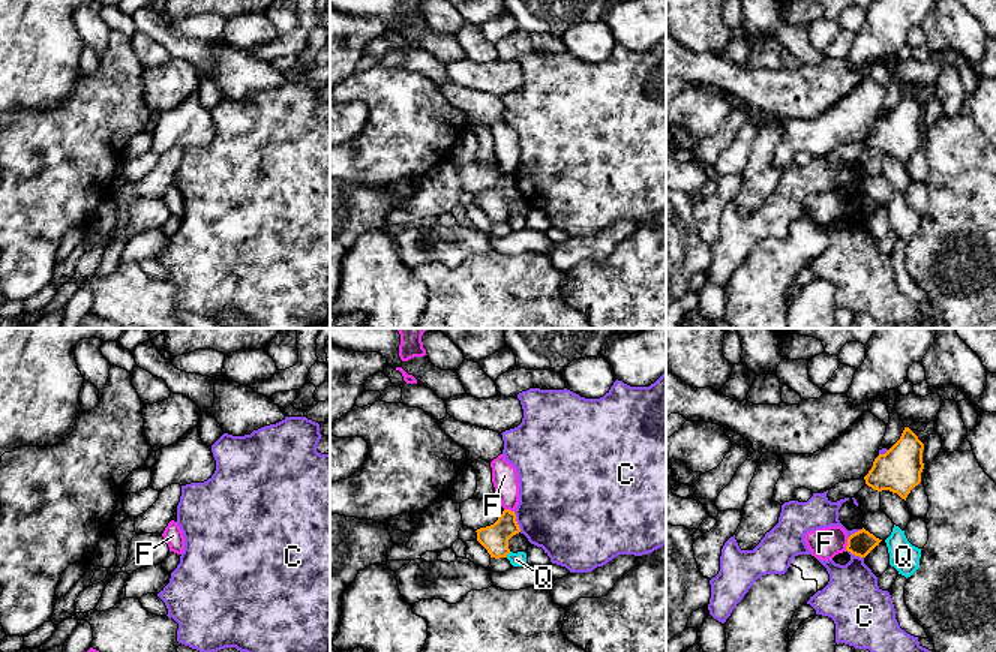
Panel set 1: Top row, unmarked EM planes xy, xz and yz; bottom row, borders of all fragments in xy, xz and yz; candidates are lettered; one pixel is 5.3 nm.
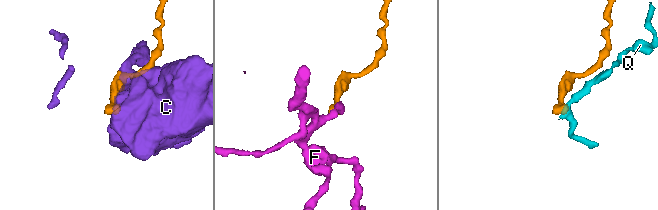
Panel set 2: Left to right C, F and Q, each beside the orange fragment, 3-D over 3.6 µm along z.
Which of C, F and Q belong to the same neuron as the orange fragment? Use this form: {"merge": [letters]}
{"merge": []}

